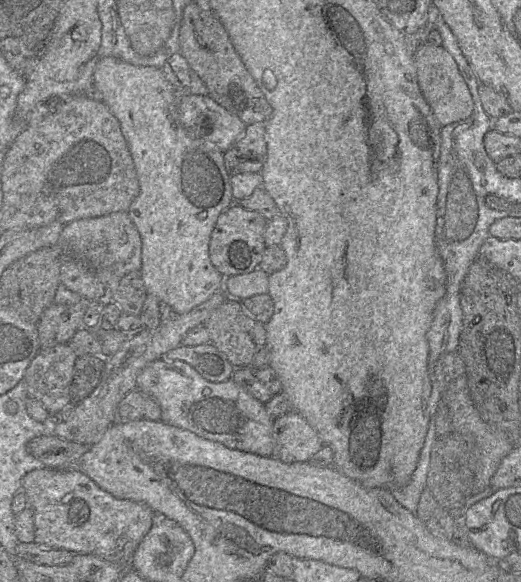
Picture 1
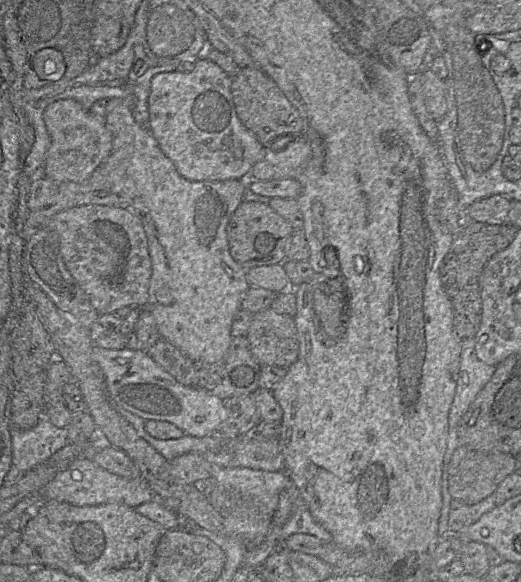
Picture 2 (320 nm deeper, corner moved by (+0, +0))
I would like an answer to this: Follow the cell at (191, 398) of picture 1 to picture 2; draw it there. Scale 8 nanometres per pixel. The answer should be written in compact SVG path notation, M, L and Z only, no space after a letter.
M93 345L91 355L103 372L108 394L127 411L145 421L170 422L194 437L218 433L226 418L226 402L212 392L180 384L143 350L112 350Z

